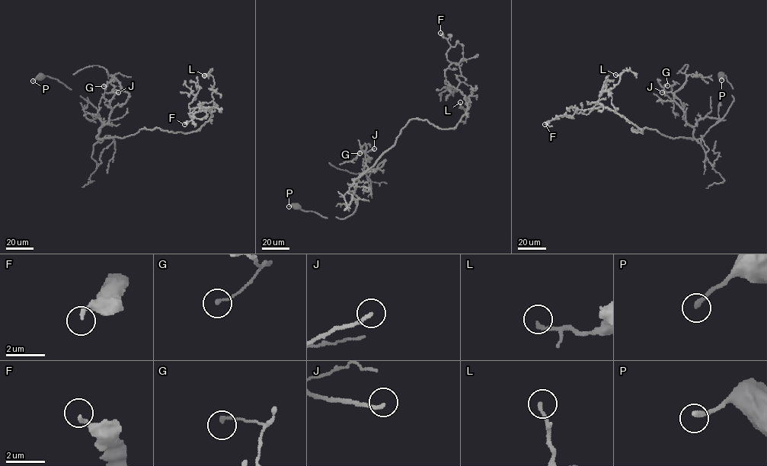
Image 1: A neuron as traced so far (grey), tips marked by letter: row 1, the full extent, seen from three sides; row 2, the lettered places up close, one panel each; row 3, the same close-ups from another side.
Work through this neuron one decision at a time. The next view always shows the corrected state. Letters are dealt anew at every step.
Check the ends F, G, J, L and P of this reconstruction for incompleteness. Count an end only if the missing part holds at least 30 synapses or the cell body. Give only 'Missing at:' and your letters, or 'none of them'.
Missing at: none of them

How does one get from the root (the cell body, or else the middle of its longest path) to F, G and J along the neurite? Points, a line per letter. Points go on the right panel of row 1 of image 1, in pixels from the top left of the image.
F: (720, 75), (731, 84), (733, 100), (700, 138), (632, 128), (636, 132), (642, 133), (602, 106), (544, 124)
G: (720, 75), (725, 75), (731, 84), (733, 100), (724, 116), (697, 139), (672, 94), (664, 91), (667, 85)
J: (720, 75), (731, 84), (733, 100), (700, 138), (693, 137), (672, 93), (662, 92)

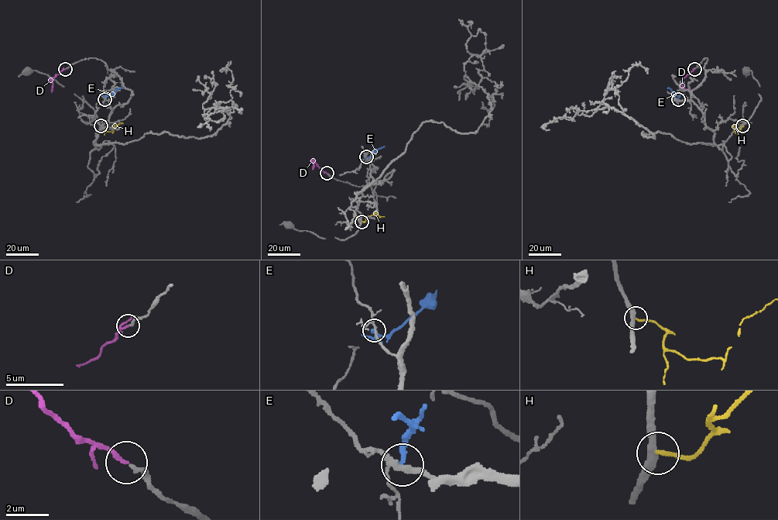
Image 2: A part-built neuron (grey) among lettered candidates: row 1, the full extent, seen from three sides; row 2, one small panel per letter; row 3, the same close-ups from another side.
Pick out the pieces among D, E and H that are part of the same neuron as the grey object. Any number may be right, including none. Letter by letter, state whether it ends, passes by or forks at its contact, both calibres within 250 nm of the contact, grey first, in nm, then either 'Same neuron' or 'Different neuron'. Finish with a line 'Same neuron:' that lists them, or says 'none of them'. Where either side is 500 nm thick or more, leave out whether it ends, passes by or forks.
D: It ends there. Thickness 180 nm (grey) against 180 nm. Same neuron
E: It ends there. Thickness 190 nm (grey) against 220 nm. Different neuron
H: It ends there. Thickness 300 nm (grey) against 180 nm. Different neuron
Same neuron: D

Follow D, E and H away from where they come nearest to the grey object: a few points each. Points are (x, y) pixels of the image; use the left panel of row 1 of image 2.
D: (66, 69), (51, 80), (51, 91)
E: (104, 99), (115, 90), (123, 87)
H: (101, 125), (110, 132), (123, 123)

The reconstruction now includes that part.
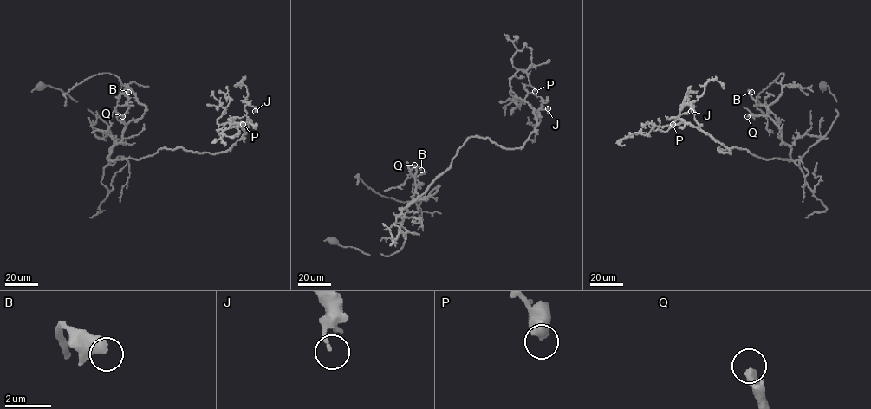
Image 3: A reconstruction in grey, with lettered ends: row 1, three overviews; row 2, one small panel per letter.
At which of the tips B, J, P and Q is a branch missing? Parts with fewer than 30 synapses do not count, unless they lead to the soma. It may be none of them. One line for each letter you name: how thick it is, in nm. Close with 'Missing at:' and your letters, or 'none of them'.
Q: calibre 440 nm
Missing at: Q

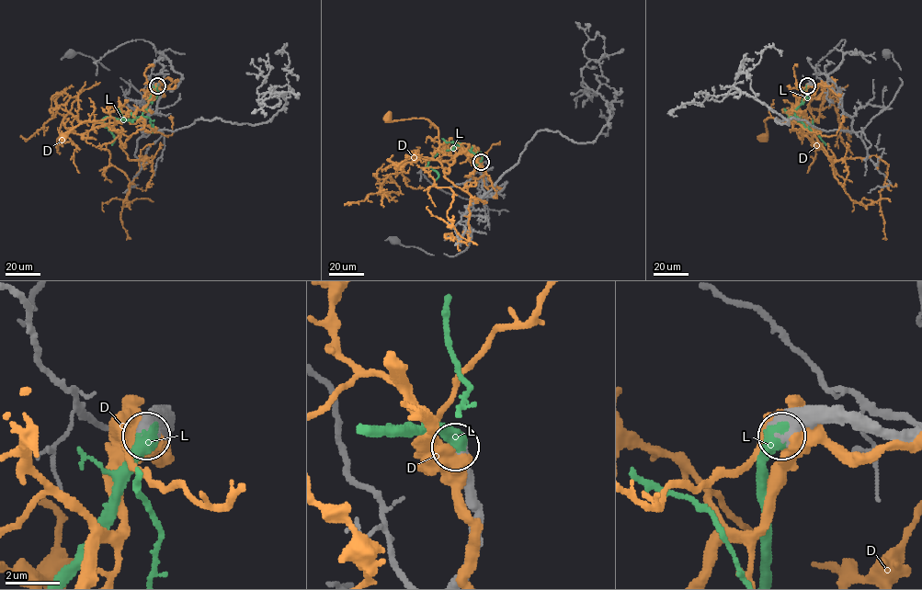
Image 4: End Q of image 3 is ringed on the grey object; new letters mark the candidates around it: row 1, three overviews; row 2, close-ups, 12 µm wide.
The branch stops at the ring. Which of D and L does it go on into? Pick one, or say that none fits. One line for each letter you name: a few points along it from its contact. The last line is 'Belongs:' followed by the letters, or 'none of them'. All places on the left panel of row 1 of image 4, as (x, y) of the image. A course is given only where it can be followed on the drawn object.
L: Its course: (157, 85), (142, 114), (131, 120), (104, 117), (104, 125), (114, 137), (111, 145)
Belongs: L

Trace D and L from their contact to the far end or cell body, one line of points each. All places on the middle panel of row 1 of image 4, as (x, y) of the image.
D: (482, 163), (459, 143), (469, 146), (447, 174), (437, 159), (436, 126), (426, 119), (387, 117)
L: (482, 162), (475, 160), (471, 153), (460, 146), (441, 150), (426, 165), (438, 174), (436, 180)

